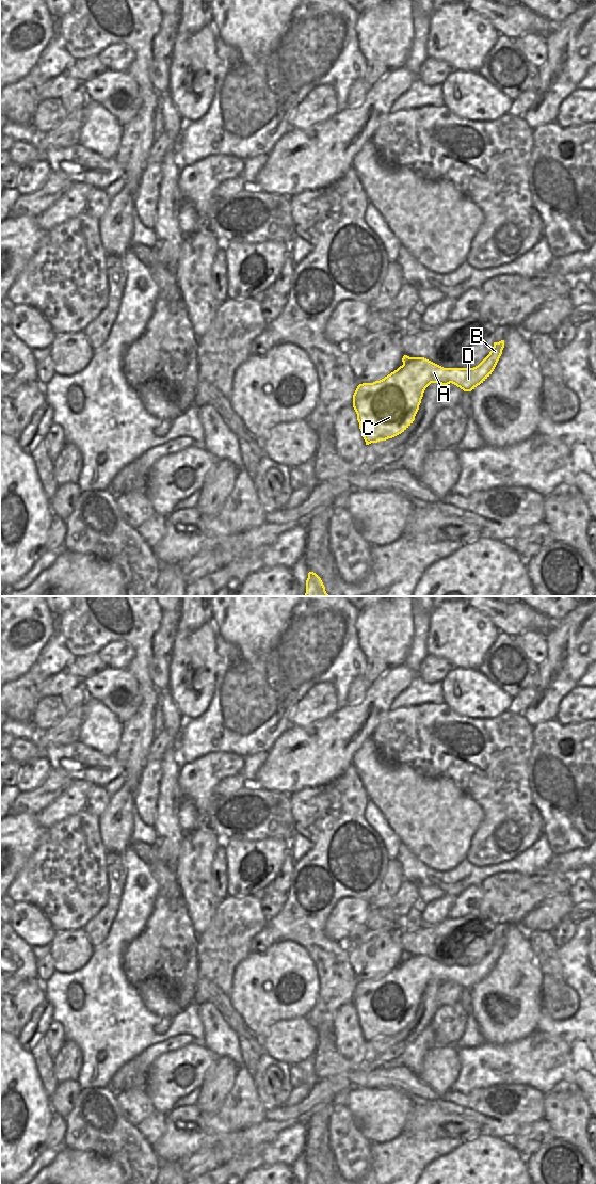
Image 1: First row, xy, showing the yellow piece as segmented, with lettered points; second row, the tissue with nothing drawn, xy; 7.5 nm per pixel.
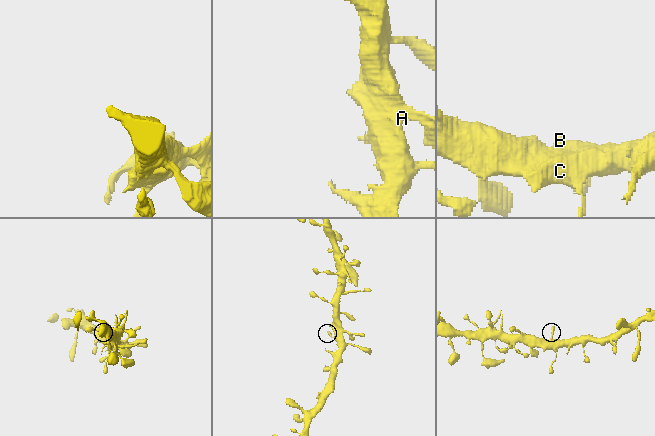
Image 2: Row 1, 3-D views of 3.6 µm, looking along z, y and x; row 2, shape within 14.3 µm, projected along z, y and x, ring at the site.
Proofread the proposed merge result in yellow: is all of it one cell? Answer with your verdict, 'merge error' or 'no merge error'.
no merge error

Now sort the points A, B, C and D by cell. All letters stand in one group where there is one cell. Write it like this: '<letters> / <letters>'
A B C D

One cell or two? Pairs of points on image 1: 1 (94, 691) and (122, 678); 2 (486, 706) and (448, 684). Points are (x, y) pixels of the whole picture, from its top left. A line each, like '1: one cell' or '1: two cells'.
1: one cell
2: one cell

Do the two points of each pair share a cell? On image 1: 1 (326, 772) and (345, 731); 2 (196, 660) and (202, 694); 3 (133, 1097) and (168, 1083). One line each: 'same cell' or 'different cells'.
1: same cell
2: same cell
3: different cells

